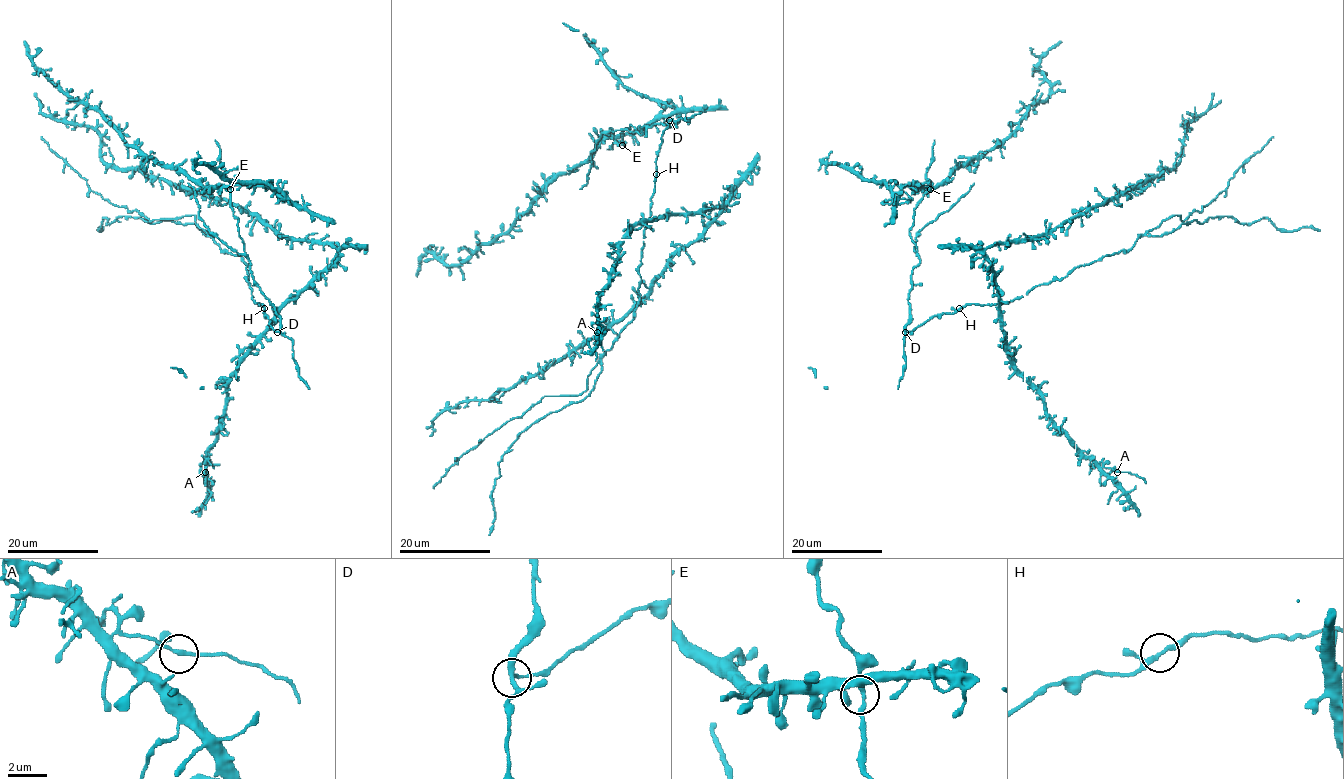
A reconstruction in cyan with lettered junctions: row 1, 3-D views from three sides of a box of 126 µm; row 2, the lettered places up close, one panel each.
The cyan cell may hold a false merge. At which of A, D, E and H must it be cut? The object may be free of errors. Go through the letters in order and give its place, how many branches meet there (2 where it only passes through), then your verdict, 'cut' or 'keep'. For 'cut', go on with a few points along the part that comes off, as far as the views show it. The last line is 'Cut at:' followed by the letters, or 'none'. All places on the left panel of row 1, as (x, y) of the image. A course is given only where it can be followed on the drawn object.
A: (205, 472) | 3 | keep
D: (277, 332) | 3 | keep
E: (230, 189) | 3 | keep
H: (264, 308) | 3 | keep
Cut at: none

